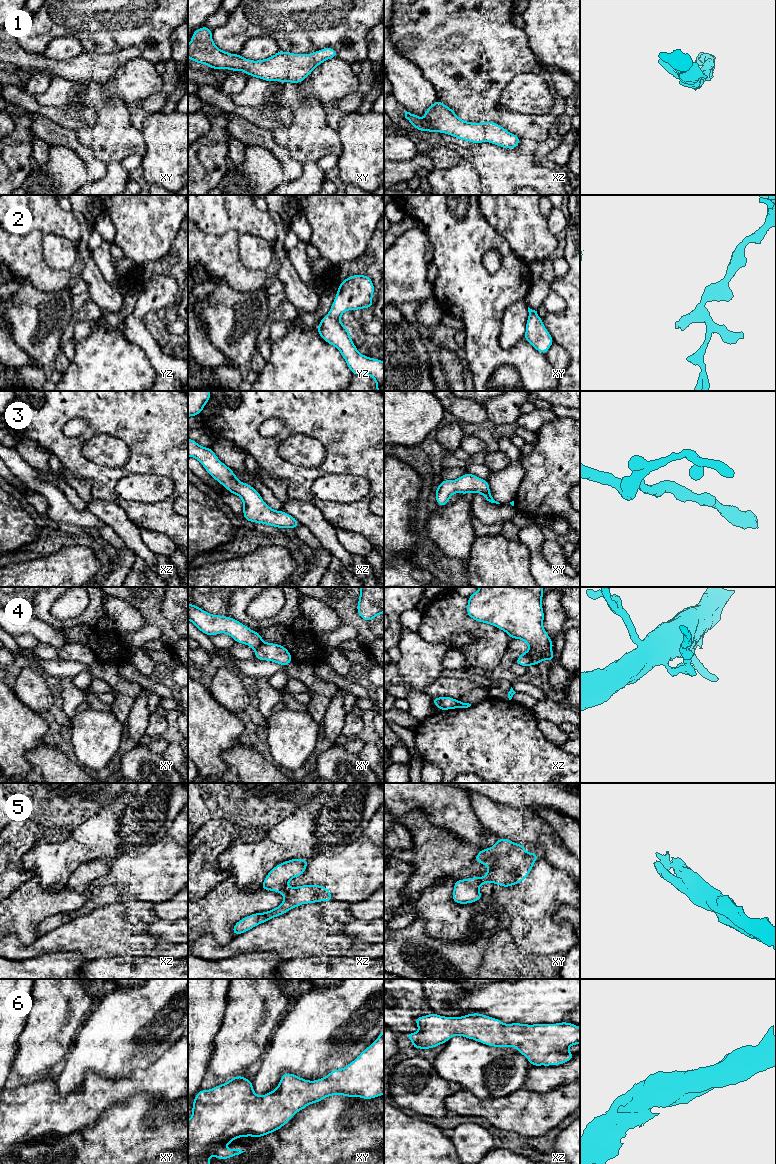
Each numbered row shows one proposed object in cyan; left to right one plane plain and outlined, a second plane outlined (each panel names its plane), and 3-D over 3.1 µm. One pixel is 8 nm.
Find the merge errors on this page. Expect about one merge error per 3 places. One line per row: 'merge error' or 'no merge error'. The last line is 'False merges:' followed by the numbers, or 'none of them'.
1: no merge error
2: no merge error
3: no merge error
4: merge error
5: no merge error
6: no merge error
False merges: 4

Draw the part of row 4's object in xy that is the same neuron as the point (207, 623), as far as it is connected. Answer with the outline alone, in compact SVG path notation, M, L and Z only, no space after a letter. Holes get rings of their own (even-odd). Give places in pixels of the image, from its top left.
M193 603L188 604L188 620L210 637L225 633L230 635L236 643L246 644L253 649L263 642L259 632L251 630L238 620L228 616L210 614Z

